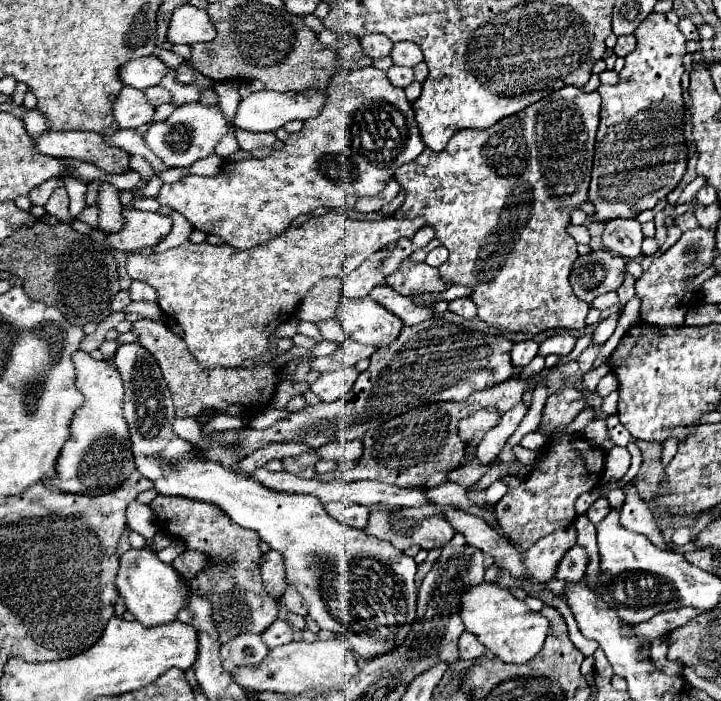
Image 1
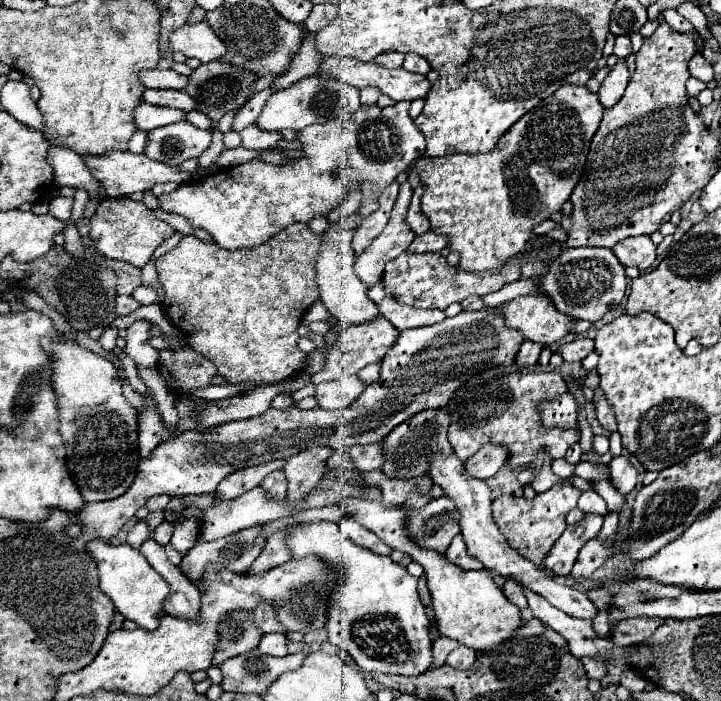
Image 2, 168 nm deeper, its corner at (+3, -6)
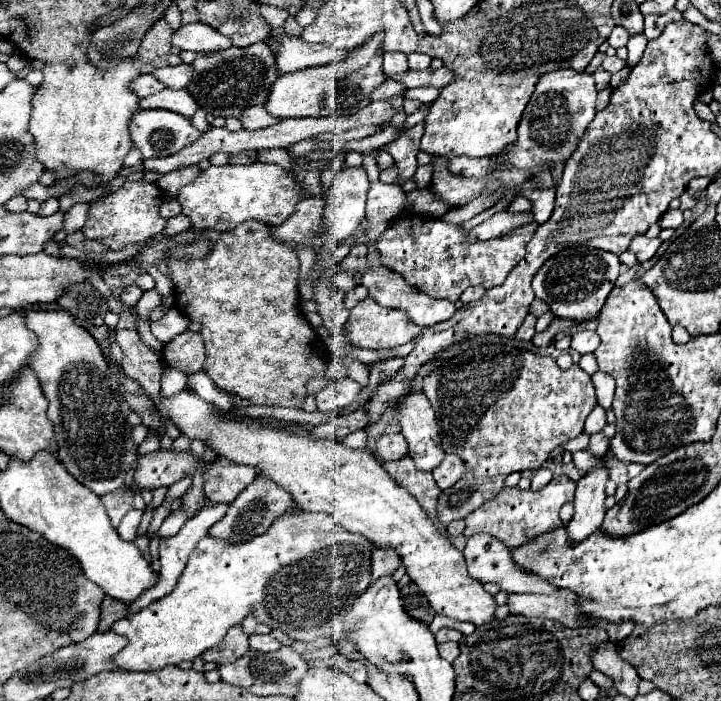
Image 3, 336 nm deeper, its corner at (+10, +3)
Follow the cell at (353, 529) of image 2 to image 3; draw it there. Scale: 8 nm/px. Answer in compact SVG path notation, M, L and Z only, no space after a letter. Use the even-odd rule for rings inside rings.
M375 546L375 550L373 550L371 556L373 556L373 562L371 562L373 580L389 576L389 574L395 574L397 568L401 566L401 560L397 558L395 550L381 550L381 548Z

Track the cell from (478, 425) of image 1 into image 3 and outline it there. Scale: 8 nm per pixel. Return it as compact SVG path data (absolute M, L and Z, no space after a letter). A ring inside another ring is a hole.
M497 334L475 336L469 348L465 348L449 362L433 368L423 378L423 390L437 414L443 450L447 454L453 452L459 458L465 458L467 466L465 476L455 486L445 490L439 498L437 514L443 526L453 520L465 518L483 502L495 498L509 474L539 470L549 452L553 452L565 440L571 440L583 432L583 422L597 404L591 376L585 374L577 364L573 364L569 370L561 370L551 356L533 354L525 348L519 348L515 338Z

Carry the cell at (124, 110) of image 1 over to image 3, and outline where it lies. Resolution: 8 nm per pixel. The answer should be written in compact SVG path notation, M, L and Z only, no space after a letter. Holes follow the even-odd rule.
M165 88L161 94L143 98L141 108L165 108L165 110L183 114L187 118L191 118L199 110L197 102L191 98L187 90L169 90L169 88Z

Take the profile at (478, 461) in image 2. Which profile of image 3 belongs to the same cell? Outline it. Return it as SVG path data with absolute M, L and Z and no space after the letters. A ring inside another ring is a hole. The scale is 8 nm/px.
M447 454L443 462L433 470L433 478L441 490L447 490L463 476L463 470L465 464L461 462L461 458L455 458L455 454Z

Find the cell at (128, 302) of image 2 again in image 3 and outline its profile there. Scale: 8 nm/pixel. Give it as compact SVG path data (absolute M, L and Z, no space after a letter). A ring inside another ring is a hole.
M129 286L129 288L125 288L123 290L123 294L121 294L121 300L123 300L123 304L127 304L127 306L135 306L137 302L139 302L139 298L141 298L141 294L143 294L143 290L139 288L139 286Z

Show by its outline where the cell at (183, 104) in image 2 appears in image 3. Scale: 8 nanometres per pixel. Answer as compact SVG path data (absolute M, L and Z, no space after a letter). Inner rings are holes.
M139 74L131 84L129 84L131 92L137 98L147 98L151 94L157 94L161 90L165 90L165 84L161 84L153 74Z

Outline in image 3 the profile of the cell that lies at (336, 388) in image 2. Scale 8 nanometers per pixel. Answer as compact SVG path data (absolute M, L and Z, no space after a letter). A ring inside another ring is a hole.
M351 378L337 380L337 382L321 388L321 392L315 396L317 398L317 410L323 414L341 412L343 408L347 408L349 404L355 402L359 392L361 392L361 386L357 382L353 382Z

